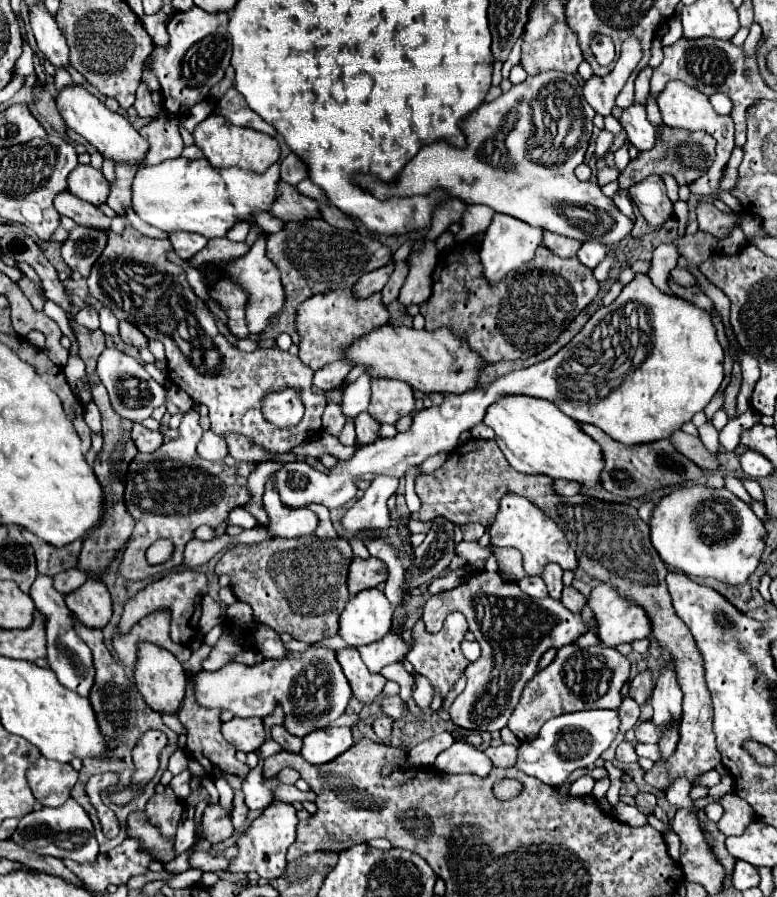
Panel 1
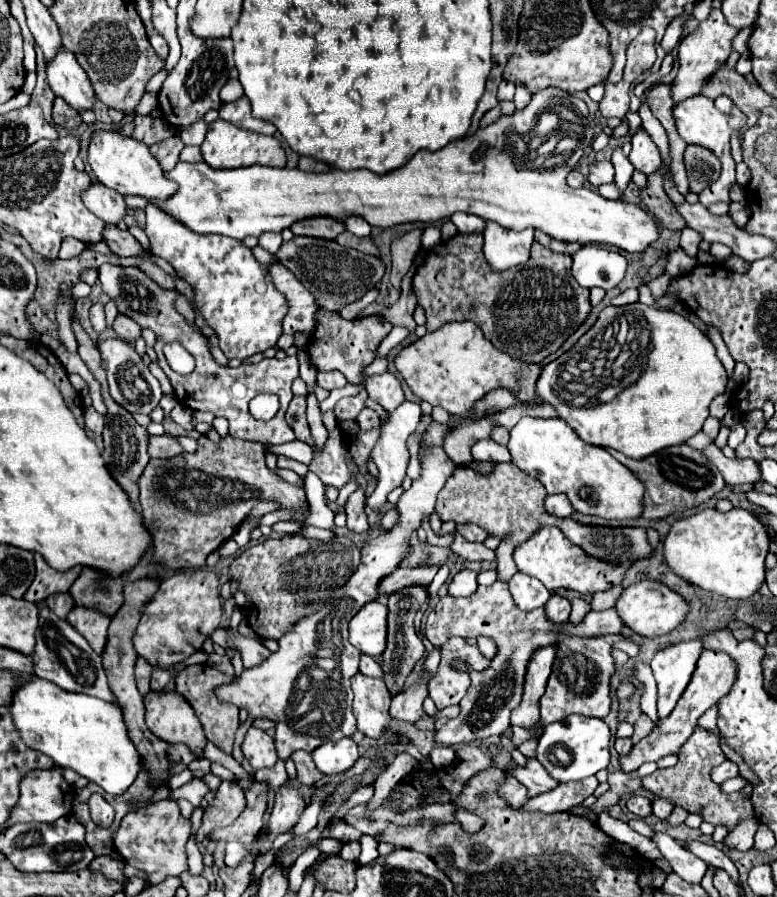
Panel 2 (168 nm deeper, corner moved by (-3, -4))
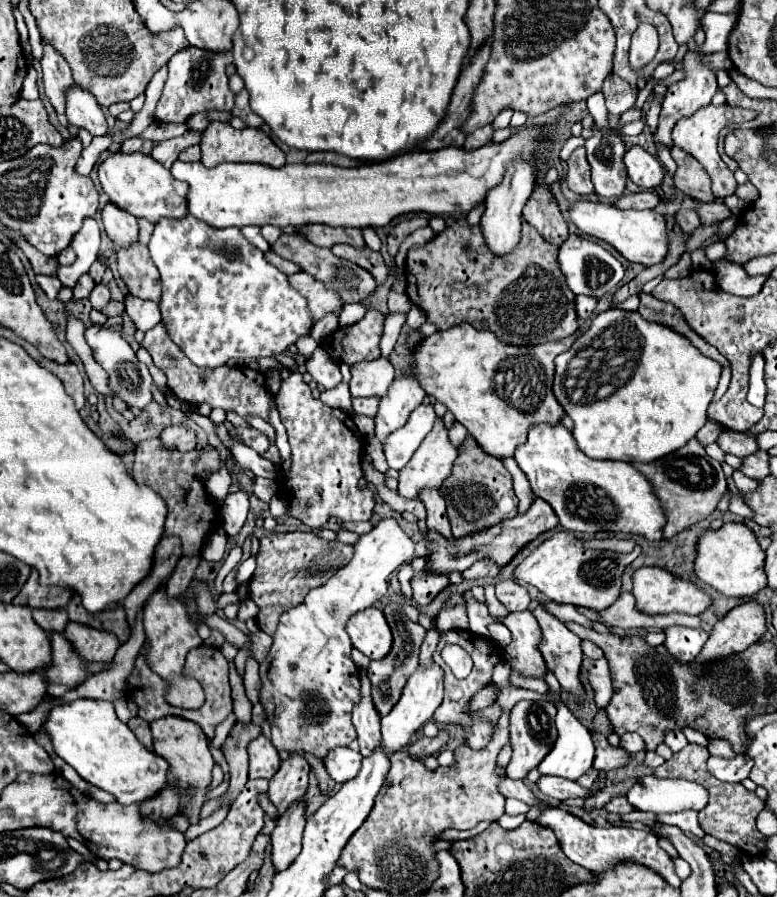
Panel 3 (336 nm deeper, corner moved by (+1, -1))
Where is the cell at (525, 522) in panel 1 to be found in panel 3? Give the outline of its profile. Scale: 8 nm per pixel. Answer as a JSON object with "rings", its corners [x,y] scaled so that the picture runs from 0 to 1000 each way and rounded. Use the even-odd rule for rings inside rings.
{"rings":[[[714,593],[712,600],[701,602],[681,622],[676,622],[676,627],[663,635],[663,644],[689,653],[717,673],[735,673],[740,678],[750,676],[773,682],[797,667],[802,635],[822,620],[822,615],[822,609],[812,618],[758,613],[737,598],[737,593]]]}

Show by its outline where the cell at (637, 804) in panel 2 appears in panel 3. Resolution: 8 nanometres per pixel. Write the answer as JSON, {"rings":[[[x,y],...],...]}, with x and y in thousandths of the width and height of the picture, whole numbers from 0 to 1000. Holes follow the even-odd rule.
{"rings":[[[792,887],[792,890],[786,890],[779,896],[779,903],[781,905],[789,905],[789,907],[807,907],[807,905],[815,903],[815,899],[807,896],[807,890],[804,887]]]}

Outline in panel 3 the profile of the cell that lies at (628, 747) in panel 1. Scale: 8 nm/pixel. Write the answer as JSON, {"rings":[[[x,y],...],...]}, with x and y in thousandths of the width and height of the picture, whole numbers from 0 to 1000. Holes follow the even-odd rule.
{"rings":[[[807,816],[799,821],[799,834],[812,838],[812,841],[820,841],[820,838],[830,836],[830,827],[828,827],[828,823],[822,823],[822,818]]]}

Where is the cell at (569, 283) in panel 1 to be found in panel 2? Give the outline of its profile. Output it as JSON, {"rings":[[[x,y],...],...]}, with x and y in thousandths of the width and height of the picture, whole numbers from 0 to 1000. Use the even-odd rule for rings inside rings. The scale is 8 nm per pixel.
{"rings":[[[586,262],[557,275],[532,309],[532,327],[537,329],[537,338],[547,344],[550,369],[562,369],[580,358],[609,358],[640,389],[678,405],[694,405],[714,394],[761,347],[758,322],[750,322],[740,309],[735,309],[732,284],[712,282],[689,269],[676,295],[640,304],[622,287],[622,262]]]}

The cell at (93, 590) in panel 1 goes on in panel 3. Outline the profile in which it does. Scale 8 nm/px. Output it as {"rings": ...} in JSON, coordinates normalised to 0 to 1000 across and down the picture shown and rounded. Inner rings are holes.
{"rings":[[[97,693],[86,696],[81,709],[91,716],[91,720],[97,720],[109,738],[143,738],[153,722],[145,707]]]}

